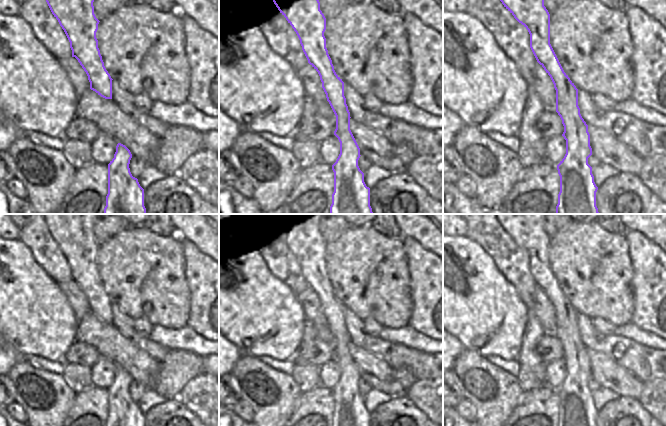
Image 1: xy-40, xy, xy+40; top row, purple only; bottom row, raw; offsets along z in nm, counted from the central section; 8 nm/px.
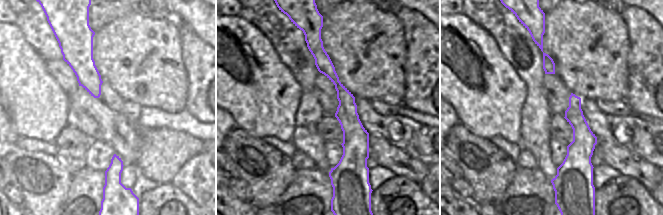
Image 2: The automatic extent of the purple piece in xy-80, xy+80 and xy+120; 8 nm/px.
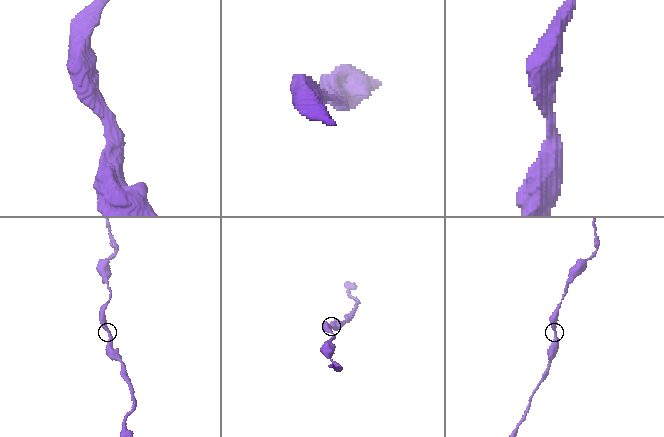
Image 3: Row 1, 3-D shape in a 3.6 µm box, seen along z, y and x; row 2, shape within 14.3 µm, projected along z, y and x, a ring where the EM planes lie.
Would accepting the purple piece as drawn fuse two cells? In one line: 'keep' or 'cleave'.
keep

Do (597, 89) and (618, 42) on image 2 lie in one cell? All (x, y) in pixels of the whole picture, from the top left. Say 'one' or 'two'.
one

